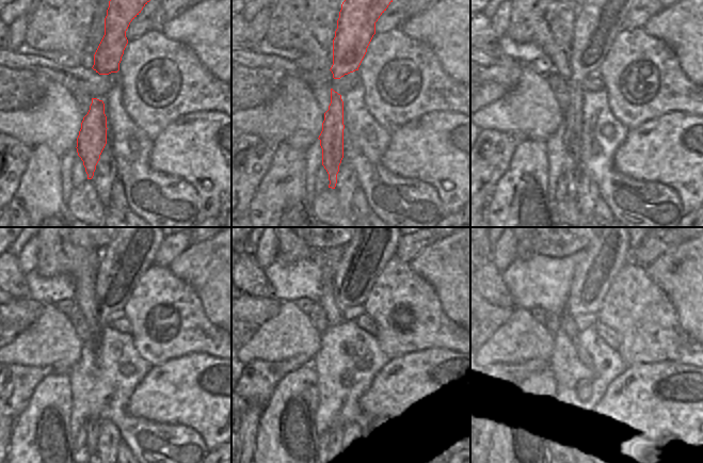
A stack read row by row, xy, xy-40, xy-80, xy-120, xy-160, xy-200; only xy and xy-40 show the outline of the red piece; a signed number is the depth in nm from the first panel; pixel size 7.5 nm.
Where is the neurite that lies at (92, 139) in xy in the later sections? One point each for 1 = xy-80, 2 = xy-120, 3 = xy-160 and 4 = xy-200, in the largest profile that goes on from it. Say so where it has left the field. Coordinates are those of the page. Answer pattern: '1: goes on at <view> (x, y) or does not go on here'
1: goes on at xy-80 (602, 16)
2: goes on at xy-120 (130, 253)
3: goes on at xy-160 (366, 255)
4: goes on at xy-200 (609, 250)

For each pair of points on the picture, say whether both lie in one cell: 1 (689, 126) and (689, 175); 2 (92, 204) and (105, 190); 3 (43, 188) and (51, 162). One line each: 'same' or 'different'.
1: same
2: different
3: same

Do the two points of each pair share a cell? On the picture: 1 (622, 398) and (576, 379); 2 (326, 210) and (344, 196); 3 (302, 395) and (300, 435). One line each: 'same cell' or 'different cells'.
1: different cells
2: different cells
3: same cell

